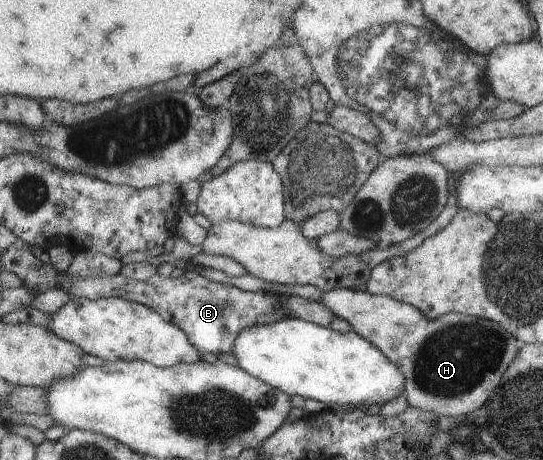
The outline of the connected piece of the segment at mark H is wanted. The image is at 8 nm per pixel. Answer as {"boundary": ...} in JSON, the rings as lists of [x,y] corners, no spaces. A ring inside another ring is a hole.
{"boundary":[[[333,289],[325,291],[321,302],[333,311],[335,317],[341,317],[352,326],[358,335],[366,337],[390,361],[398,365],[406,377],[404,396],[412,407],[433,411],[437,415],[448,417],[464,417],[483,403],[498,388],[506,368],[510,366],[524,342],[514,336],[512,330],[503,325],[476,316],[464,315],[449,311],[437,318],[431,319],[416,306],[404,303],[387,295],[372,295],[357,289]]]}

